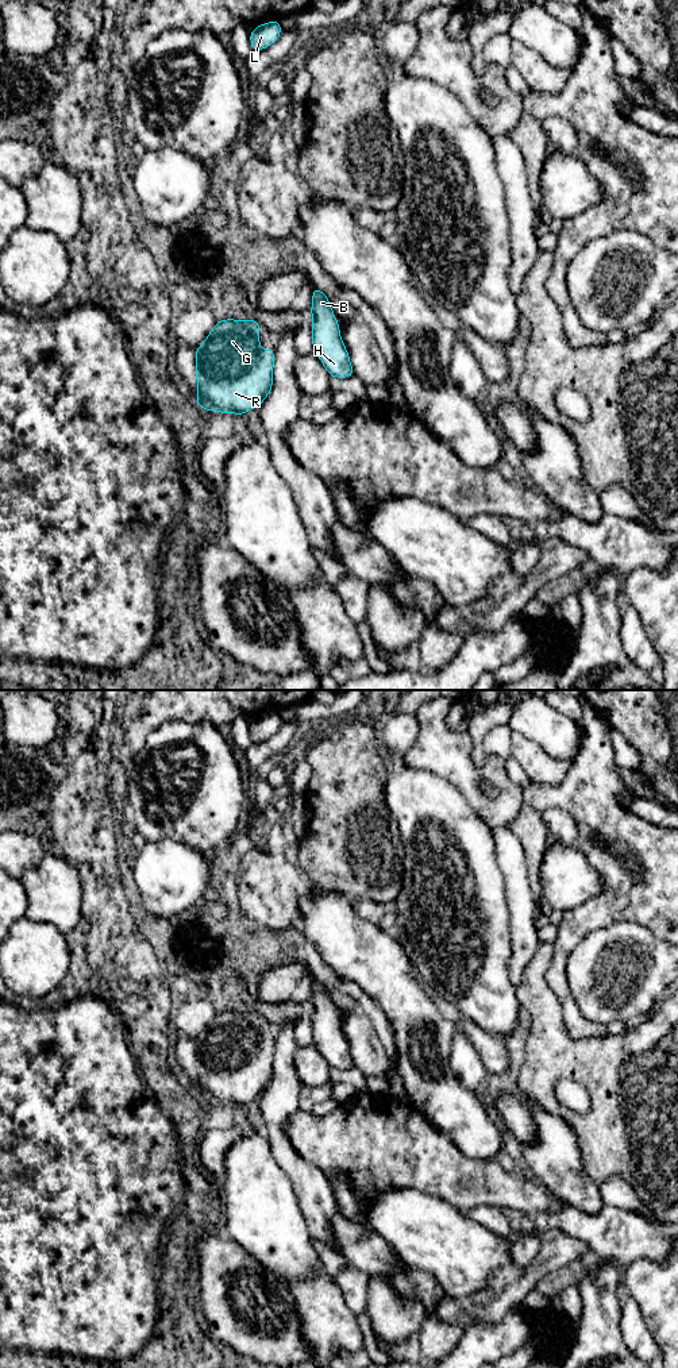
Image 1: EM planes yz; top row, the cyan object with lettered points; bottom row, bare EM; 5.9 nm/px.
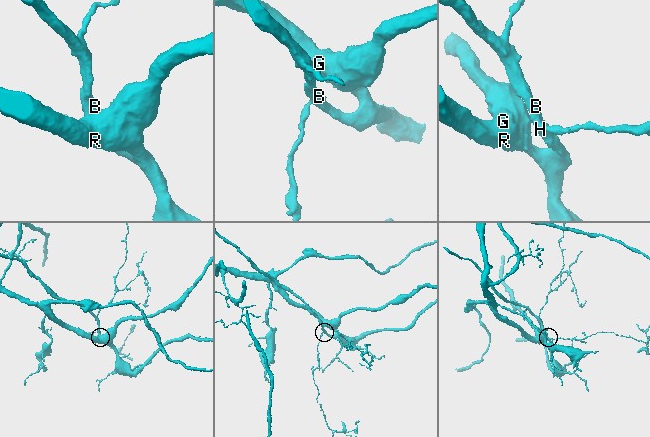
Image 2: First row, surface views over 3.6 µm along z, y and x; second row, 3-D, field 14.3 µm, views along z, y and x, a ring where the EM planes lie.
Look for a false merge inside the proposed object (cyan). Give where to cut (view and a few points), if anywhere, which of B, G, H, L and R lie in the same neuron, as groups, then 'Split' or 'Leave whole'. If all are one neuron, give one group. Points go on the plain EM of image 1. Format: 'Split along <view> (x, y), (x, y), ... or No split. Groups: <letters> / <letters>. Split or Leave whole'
No split. Groups: B G H L R. Leave whole

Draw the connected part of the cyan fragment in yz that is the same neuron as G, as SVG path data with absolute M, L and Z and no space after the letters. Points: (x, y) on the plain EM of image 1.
M255 1010L217 1013L205 1033L194 1041L194 1045L199 1099L242 1107L259 1098L273 1079L276 1044L259 1038L259 1013Z

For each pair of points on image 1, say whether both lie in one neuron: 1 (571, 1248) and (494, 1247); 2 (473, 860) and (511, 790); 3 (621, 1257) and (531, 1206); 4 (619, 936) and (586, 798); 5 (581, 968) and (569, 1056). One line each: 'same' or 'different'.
1: different
2: different
3: different
4: different
5: different

